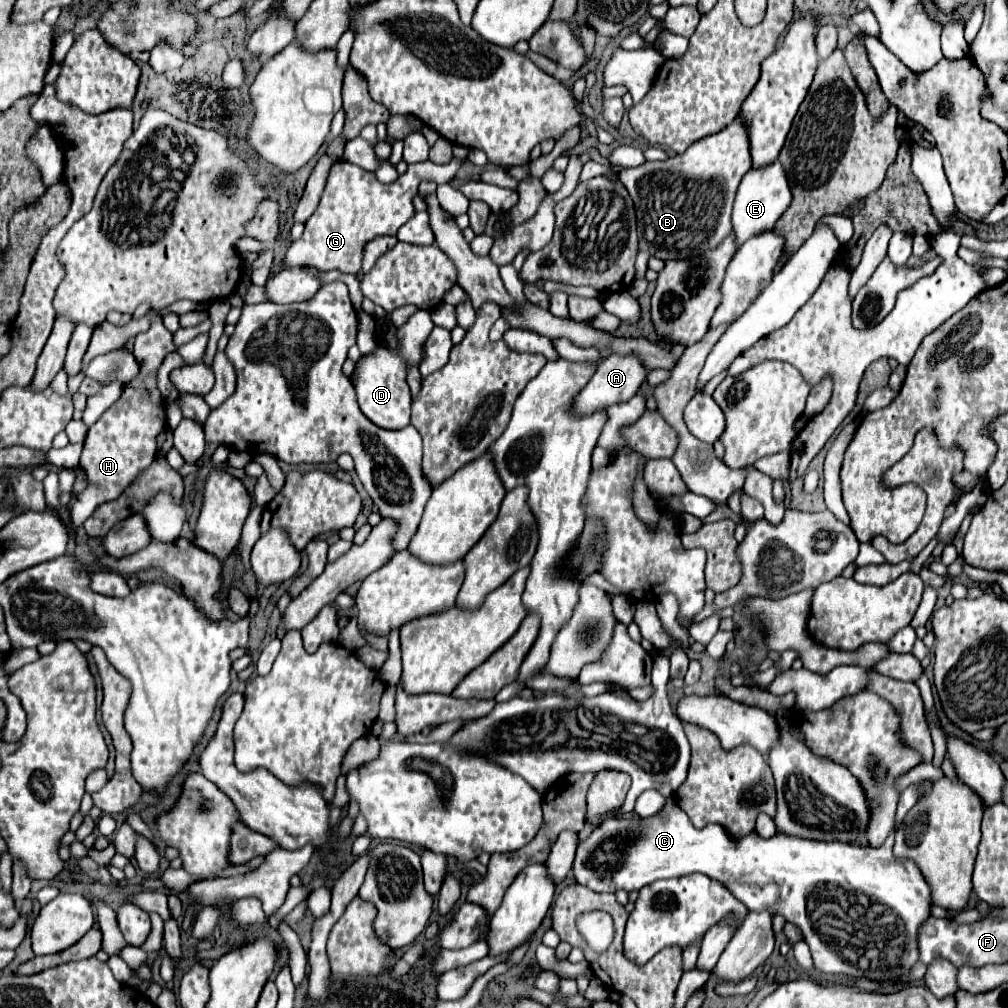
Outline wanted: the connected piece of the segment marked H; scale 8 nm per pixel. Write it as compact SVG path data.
M160 315L152 317L150 331L136 335L134 339L134 357L140 363L140 375L124 385L122 397L108 409L104 415L88 429L84 451L80 457L80 467L88 473L90 487L86 487L72 503L70 519L80 529L82 523L92 515L92 511L124 493L124 489L134 483L144 469L148 469L156 455L156 435L166 425L164 399L156 387L156 369L162 359L174 351L172 333L164 327Z

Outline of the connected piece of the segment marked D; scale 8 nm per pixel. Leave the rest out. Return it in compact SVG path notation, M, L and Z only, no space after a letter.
M416 311L404 325L396 327L396 347L386 345L382 339L376 349L368 355L362 355L356 361L354 369L354 387L358 395L358 405L362 413L382 429L402 429L410 423L410 387L406 383L406 375L410 367L418 367L424 359L424 347L434 329L428 311Z

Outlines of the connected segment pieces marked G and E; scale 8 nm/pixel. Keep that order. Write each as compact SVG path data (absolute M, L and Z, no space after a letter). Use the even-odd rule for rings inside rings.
M430 159L422 163L408 165L406 173L398 175L394 183L384 185L374 173L360 169L352 163L332 163L324 193L320 197L318 209L306 221L300 243L292 243L284 263L290 267L312 265L320 271L340 269L344 273L358 273L362 261L362 247L376 235L396 235L396 231L412 219L416 213L412 199L418 195L418 185L422 181L438 181L438 177L454 177L460 167L458 159L446 165L436 165Z
M778 161L768 167L762 167L762 169L750 169L738 187L738 193L734 199L734 209L732 209L732 231L734 231L736 247L740 247L750 237L756 237L756 235L772 229L774 223L778 221L778 217L790 205L790 201L792 201L792 195L790 195L788 179Z

